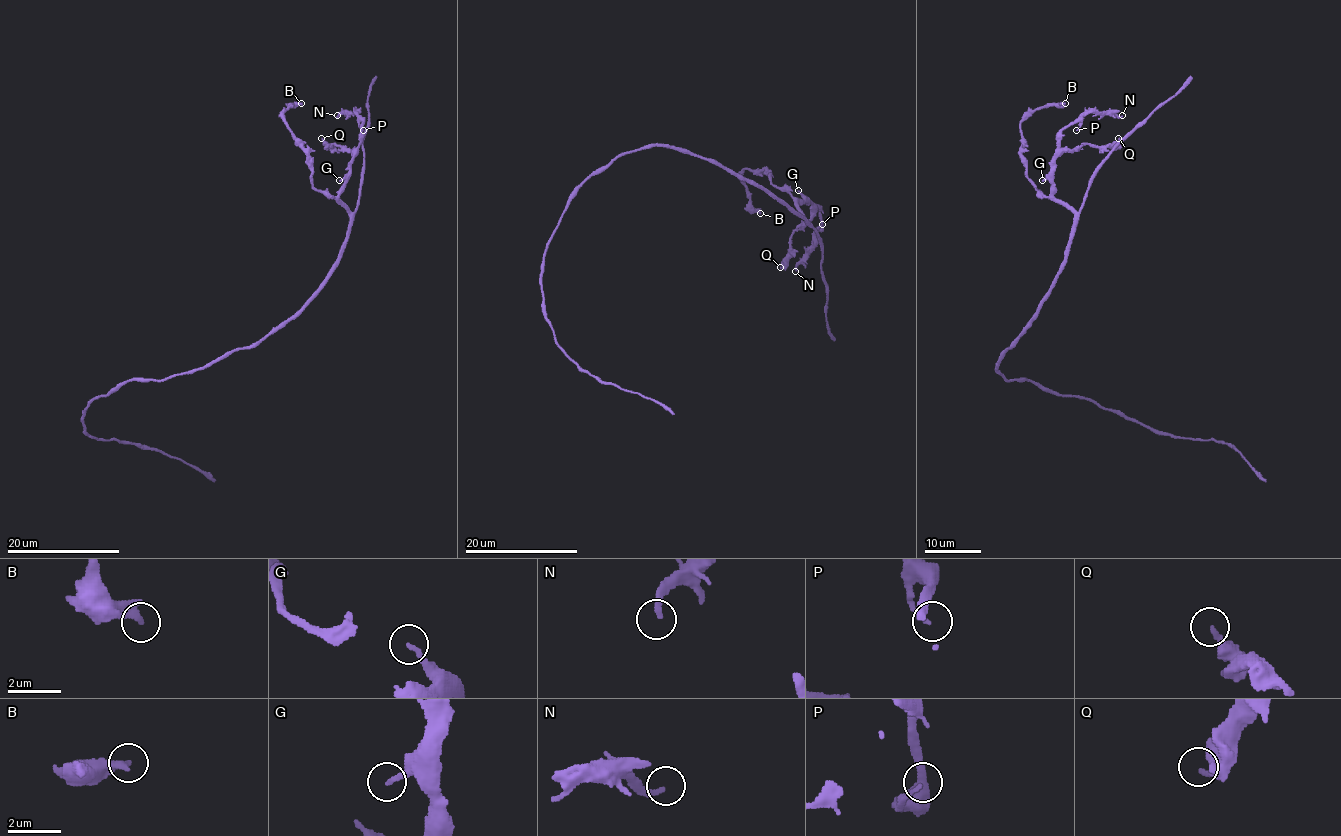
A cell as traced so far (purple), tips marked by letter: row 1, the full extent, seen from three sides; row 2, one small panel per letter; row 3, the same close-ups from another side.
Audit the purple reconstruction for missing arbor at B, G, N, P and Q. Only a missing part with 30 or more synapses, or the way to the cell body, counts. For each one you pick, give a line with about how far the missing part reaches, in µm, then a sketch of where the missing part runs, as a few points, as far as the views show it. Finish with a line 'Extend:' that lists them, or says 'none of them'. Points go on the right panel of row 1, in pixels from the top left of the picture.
Extend: none of them

